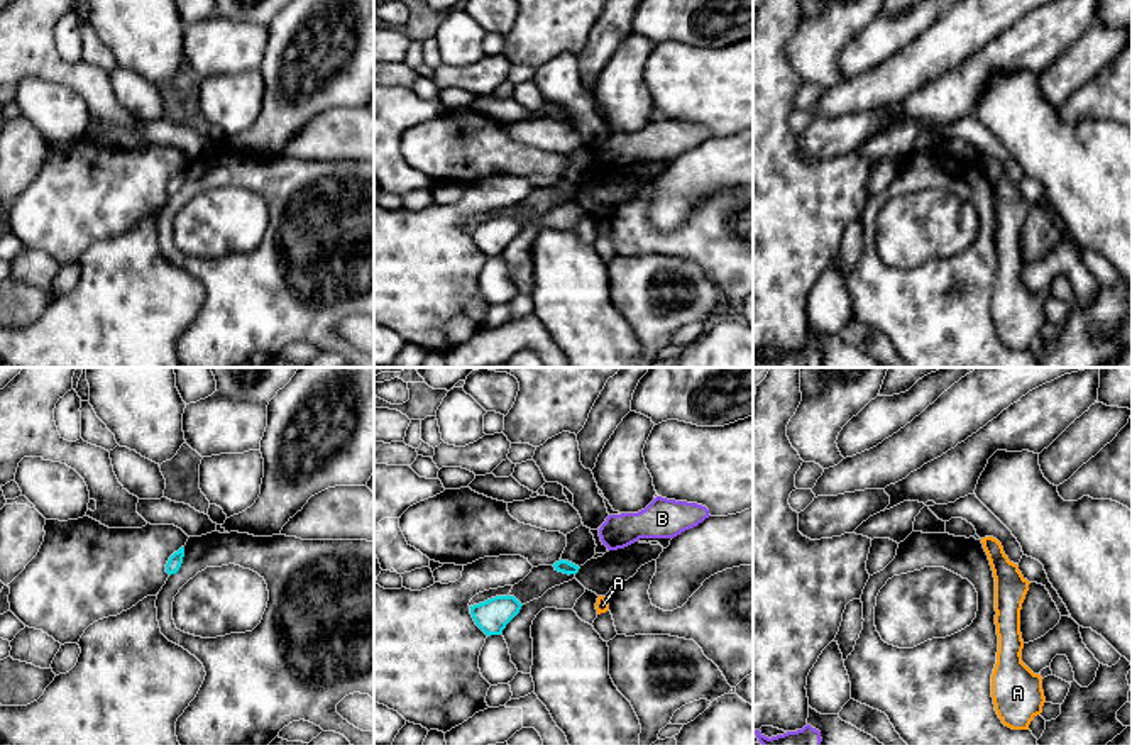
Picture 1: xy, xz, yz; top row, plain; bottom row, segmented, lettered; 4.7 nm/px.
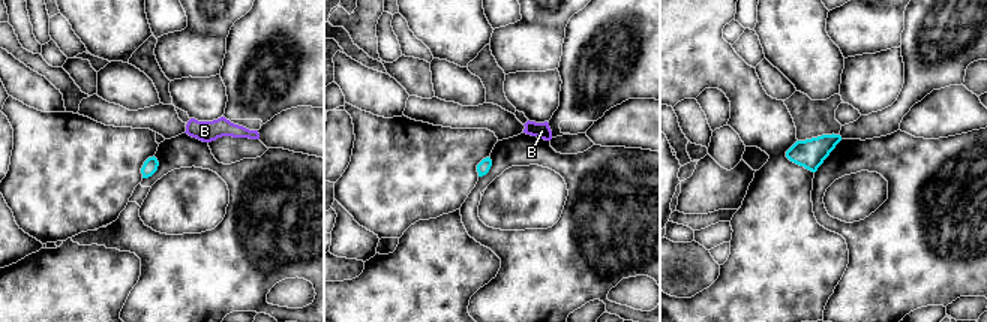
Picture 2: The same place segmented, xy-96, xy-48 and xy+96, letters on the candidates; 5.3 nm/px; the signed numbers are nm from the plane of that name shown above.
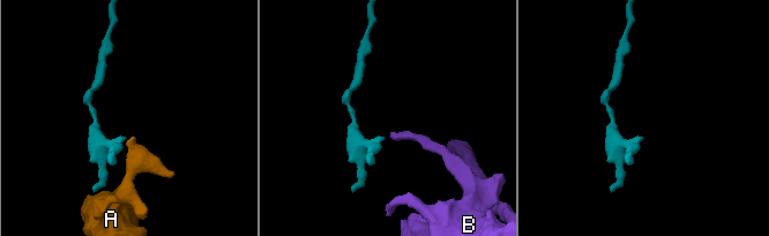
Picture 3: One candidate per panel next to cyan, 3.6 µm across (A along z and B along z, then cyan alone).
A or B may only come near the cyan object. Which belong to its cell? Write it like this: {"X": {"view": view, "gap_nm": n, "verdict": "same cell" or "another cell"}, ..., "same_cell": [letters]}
{"A": {"view": "xz", "gap_nm": 160, "verdict": "another cell"}, "B": {"view": "xz", "gap_nm": 160, "verdict": "another cell"}, "same_cell": []}

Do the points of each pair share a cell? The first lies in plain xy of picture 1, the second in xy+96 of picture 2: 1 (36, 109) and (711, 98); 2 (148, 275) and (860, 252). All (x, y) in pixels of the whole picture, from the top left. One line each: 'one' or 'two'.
1: one
2: two

